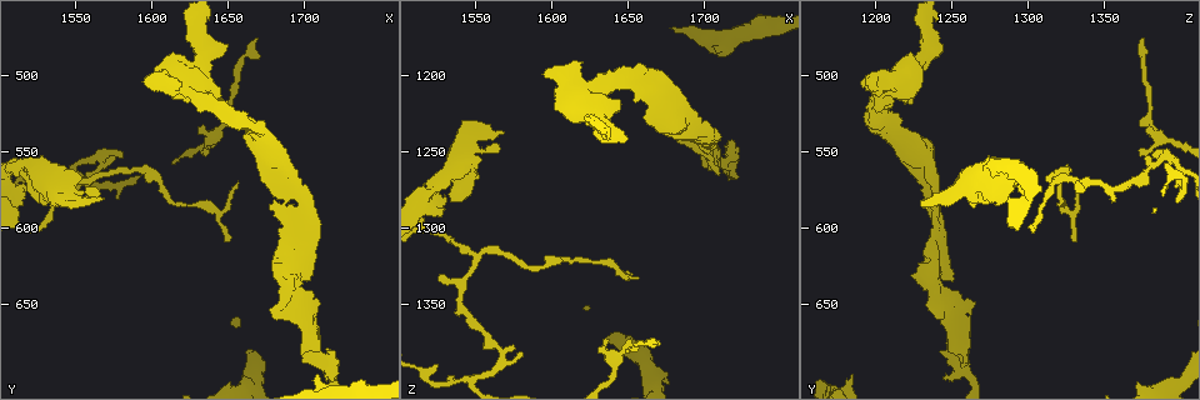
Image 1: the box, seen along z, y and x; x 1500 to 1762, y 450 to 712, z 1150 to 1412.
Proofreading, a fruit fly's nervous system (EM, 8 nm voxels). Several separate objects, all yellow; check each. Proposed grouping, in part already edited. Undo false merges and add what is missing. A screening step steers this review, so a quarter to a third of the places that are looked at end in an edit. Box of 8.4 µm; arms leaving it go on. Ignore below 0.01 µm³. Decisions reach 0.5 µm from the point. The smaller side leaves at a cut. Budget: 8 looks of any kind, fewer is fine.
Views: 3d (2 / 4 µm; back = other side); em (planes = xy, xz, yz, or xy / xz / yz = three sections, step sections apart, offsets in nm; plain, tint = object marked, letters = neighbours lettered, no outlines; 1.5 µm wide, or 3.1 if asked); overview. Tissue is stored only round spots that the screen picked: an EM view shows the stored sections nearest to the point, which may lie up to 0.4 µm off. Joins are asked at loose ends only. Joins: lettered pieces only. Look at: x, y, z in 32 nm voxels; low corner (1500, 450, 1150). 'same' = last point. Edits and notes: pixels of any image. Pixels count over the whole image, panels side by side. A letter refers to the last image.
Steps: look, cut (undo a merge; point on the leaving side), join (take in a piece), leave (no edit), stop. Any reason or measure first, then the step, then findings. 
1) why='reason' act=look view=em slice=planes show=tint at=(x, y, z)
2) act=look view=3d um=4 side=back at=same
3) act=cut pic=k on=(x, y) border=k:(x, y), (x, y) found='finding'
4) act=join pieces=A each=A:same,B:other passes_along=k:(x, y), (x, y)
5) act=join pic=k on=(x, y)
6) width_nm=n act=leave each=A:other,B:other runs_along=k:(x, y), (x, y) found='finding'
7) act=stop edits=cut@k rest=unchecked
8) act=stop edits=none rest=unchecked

act=look view=3d um=2 at=(1696, 644, 1242)

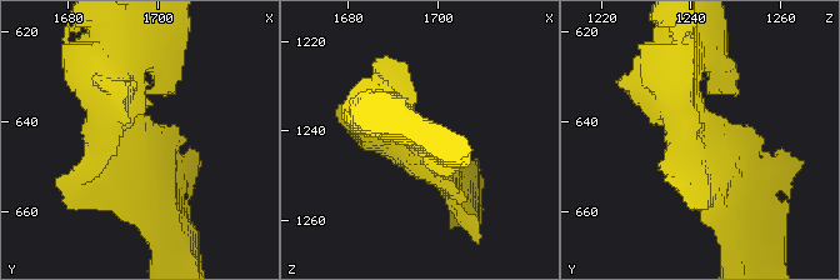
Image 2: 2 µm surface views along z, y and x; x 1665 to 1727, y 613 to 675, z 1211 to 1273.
act=look view=em slice=xz step=4 show=tint at=(1694, 644, 1243)

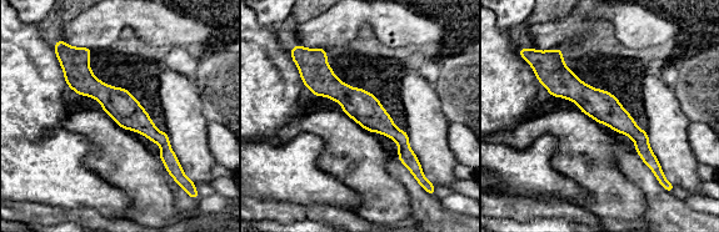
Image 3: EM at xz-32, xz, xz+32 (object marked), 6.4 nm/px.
act=look view=em slice=planes show=letters at=same

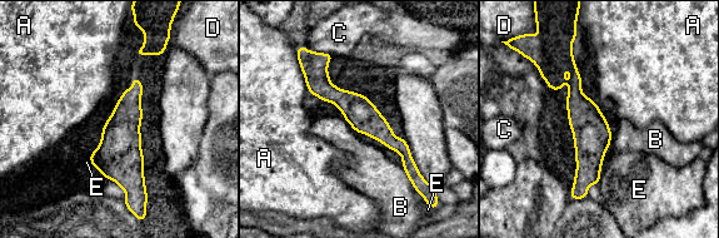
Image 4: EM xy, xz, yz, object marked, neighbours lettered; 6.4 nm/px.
act=leave each=A:other,B:other,C:other,D:other,E:other runs_along=4:(570, 30), (583, 181) found='one neuron here'

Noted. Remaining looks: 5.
why='abrupt turn' act=look view=em slice=planes show=tint at=(1552, 568, 1320)

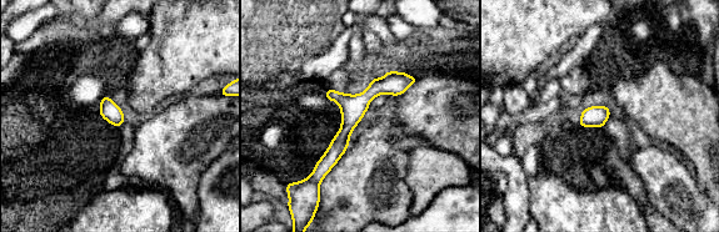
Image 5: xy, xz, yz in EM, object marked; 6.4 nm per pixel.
why='see the neighbours' act=look view=em slice=planes show=letters at=same

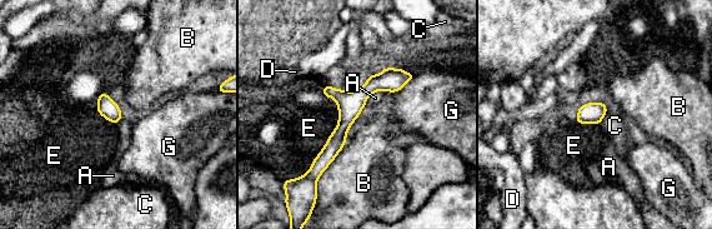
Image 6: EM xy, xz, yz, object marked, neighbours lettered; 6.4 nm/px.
act=leave each=A:other,B:other,C:other,D:other,E:other,G:other border=6:(606, 113), (600, 123) found='one neuron here'

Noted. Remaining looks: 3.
why='abrupt turn' act=look view=em slice=planes show=letters at=(1534, 572, 1260)

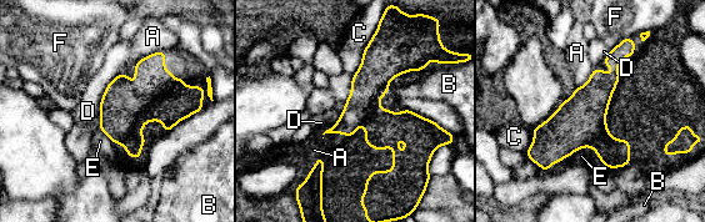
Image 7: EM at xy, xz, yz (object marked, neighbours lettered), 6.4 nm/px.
longest_contact=D:380nm act=leave each=A:other,B:other,C:other,D:other,E:other,F:other border=7:(164, 50), (141, 57), (133, 66) found='all the same neuron'

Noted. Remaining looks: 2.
act=stop edits=none rest=unchecked

